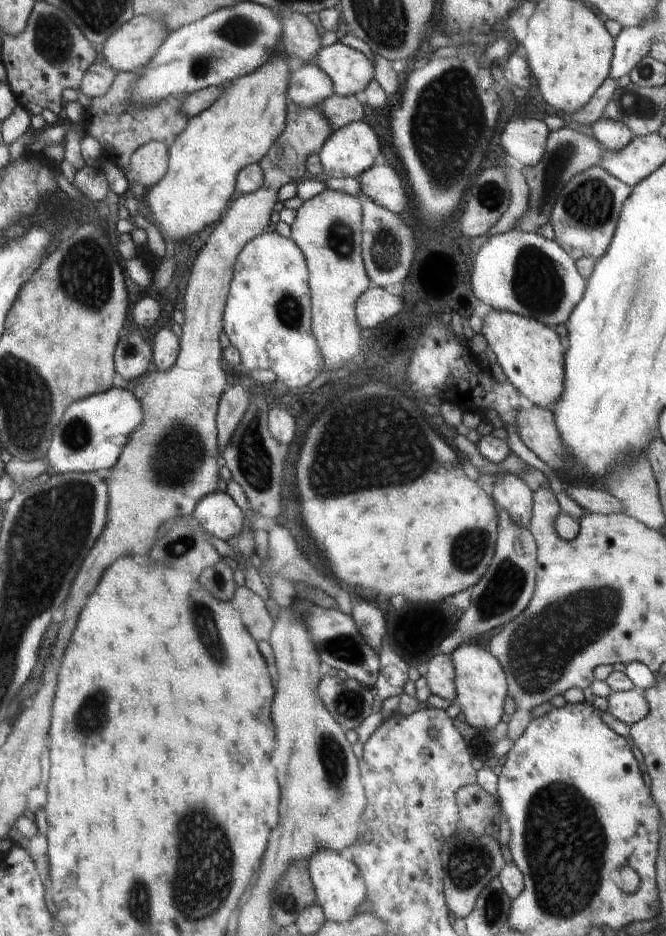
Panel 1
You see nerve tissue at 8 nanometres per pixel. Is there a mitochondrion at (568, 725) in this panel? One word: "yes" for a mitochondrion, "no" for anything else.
no

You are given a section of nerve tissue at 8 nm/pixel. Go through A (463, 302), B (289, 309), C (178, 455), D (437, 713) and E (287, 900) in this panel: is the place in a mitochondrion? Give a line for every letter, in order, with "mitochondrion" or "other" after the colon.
A: other
B: mitochondrion
C: mitochondrion
D: other
E: mitochondrion

